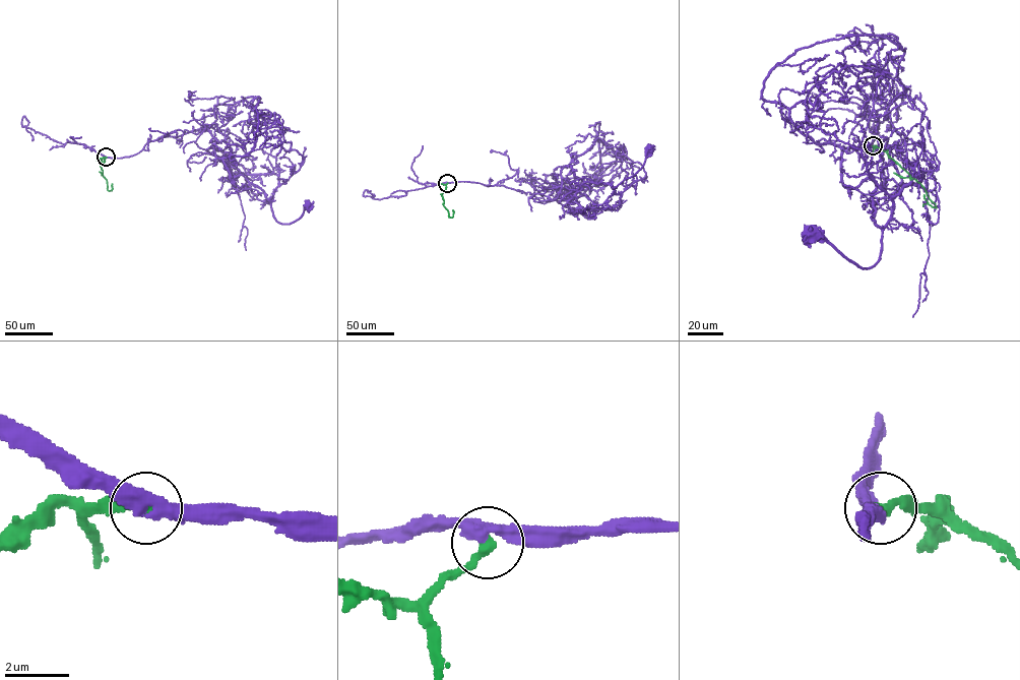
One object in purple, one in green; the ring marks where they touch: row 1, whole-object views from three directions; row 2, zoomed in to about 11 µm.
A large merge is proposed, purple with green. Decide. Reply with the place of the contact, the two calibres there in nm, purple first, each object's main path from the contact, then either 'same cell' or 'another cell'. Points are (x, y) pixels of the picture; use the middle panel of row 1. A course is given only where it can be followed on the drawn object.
place (447, 183); calibres 380 and 300 nm; course purple (447, 183), (575, 198), (599, 172), (597, 122), (591, 146), (564, 167), (585, 184), (616, 187), (650, 148); course green (447, 183), (442, 194), (443, 205), (449, 218), (453, 210); same cell

